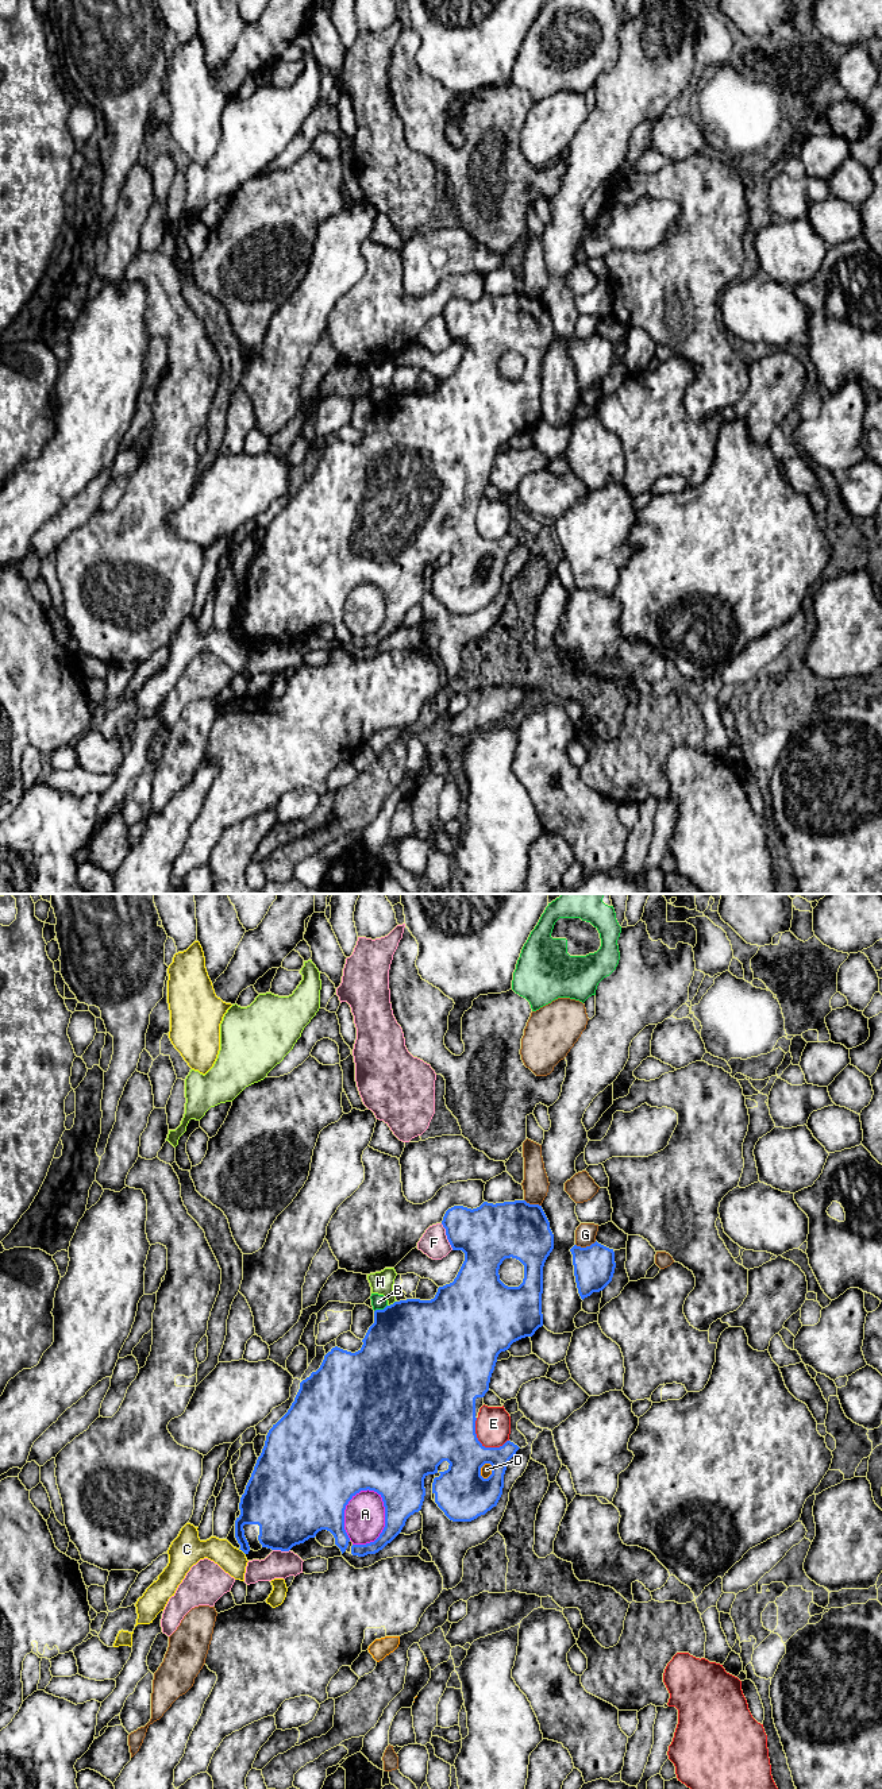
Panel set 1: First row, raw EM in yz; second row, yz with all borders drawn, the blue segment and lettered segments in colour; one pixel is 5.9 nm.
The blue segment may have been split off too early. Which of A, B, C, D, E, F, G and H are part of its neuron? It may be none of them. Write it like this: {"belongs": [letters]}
{"belongs": []}

